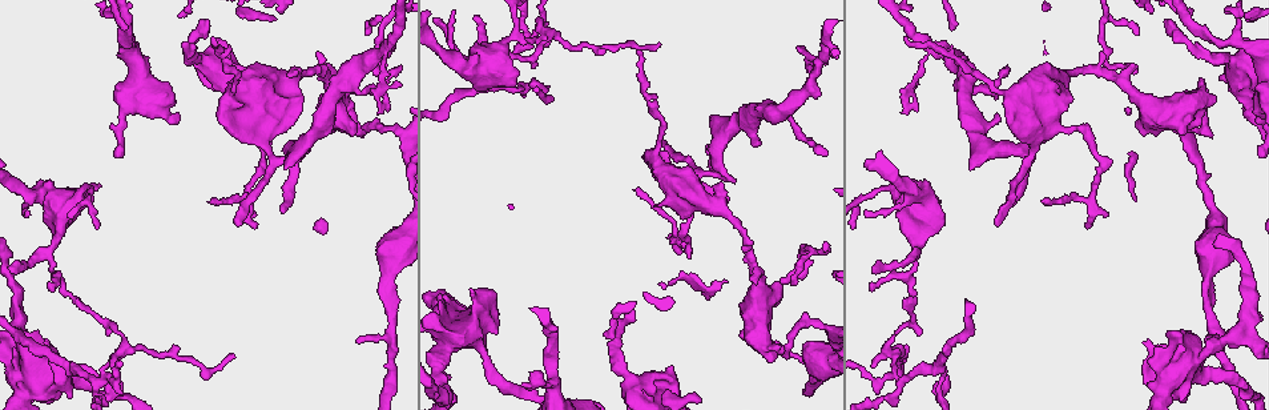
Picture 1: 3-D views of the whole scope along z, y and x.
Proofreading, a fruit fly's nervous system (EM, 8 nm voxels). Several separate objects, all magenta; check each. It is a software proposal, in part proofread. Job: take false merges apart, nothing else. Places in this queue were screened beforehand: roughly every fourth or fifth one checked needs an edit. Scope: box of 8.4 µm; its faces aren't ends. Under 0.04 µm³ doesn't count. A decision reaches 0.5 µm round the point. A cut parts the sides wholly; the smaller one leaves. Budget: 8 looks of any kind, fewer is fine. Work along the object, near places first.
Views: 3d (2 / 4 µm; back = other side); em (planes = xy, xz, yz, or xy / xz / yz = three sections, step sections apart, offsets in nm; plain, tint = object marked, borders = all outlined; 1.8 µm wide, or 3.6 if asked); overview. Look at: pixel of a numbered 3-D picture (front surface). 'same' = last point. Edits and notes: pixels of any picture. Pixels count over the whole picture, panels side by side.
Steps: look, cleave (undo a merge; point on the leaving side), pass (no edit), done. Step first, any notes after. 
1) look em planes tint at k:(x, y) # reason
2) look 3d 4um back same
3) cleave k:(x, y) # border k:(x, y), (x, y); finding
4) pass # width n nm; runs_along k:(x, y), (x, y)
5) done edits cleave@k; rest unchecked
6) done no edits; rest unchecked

look em 3.6um planes tint at 1:(29, 378) # thick turns thin

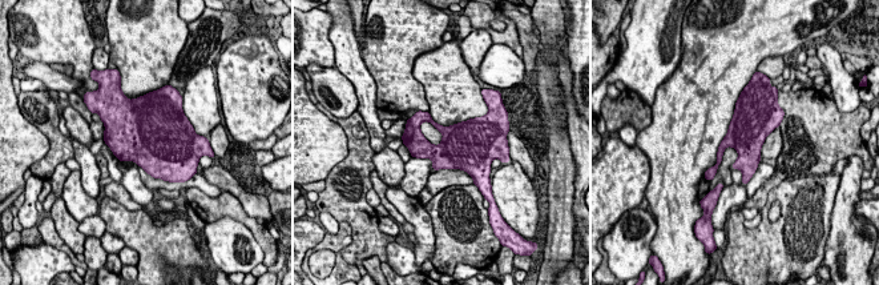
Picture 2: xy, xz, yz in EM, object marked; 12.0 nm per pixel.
pass # one cell here

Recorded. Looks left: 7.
look 3d 2um at 1:(889, 339) # abrupt turn

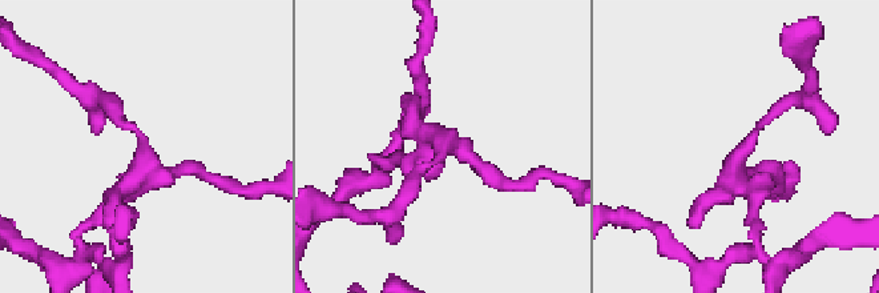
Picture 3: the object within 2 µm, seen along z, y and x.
look em planes tint at 3:(139, 147)

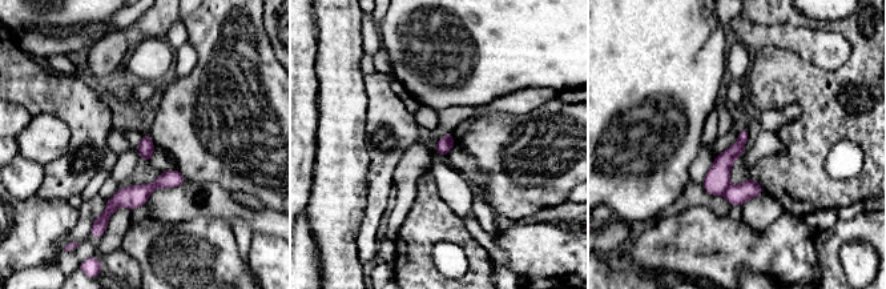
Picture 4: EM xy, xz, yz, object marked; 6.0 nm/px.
cleave 4:(736, 195) # width 90 nm; a second cell is stuck on

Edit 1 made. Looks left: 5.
look em 3.6um yz step 8 tint at 1:(209, 63) # sudden change in width

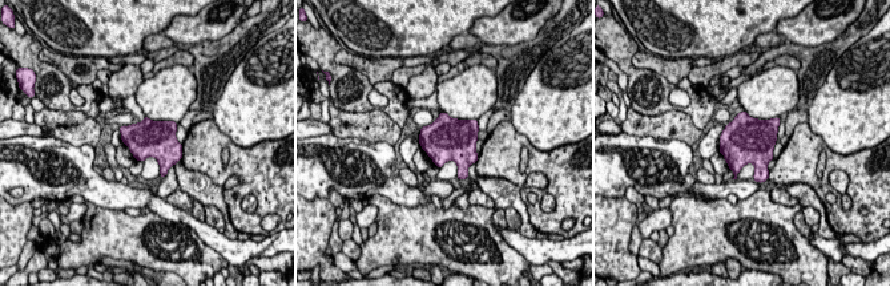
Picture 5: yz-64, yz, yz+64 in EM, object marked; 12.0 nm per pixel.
pass # all the same cell

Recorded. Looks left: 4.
done edits cleave@4; rest unchecked

